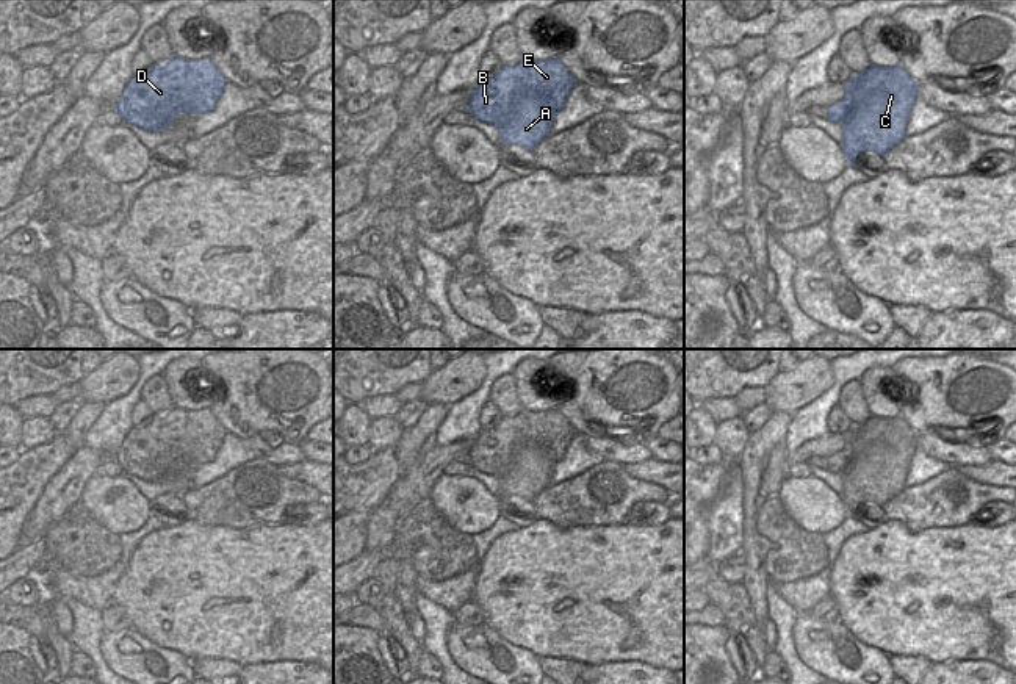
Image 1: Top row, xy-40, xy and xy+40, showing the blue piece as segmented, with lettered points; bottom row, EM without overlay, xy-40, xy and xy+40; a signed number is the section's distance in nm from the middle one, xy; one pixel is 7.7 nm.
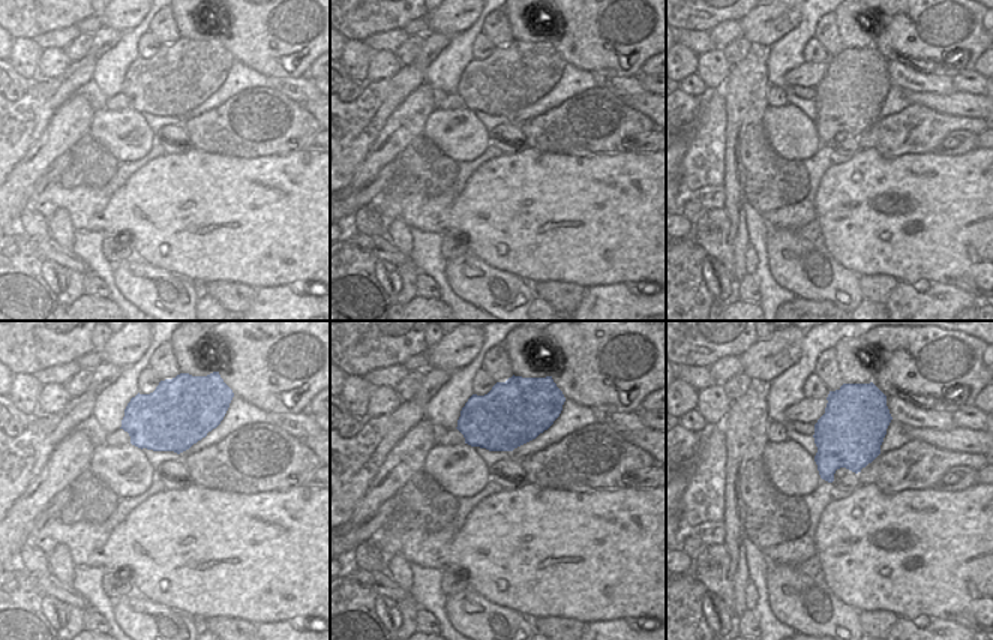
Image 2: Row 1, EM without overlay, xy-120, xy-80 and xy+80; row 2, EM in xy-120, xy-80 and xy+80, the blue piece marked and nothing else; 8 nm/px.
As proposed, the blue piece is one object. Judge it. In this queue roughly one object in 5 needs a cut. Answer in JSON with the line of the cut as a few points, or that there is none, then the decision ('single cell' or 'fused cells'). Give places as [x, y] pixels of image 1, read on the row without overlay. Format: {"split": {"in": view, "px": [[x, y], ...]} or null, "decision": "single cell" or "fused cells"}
{"split": {"in": "xy+40", "px": [[902, 418], [894, 420], [839, 473]]}, "decision": "fused cells"}

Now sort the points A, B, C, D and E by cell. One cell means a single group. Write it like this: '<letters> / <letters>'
A C / B D E

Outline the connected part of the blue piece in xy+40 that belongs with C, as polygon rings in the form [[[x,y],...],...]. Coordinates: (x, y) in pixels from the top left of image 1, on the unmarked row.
[[[897,419],[859,452],[844,477],[842,501],[848,515],[856,518],[861,502],[884,506],[905,490],[905,481],[913,455],[917,449],[917,432],[905,421]]]

